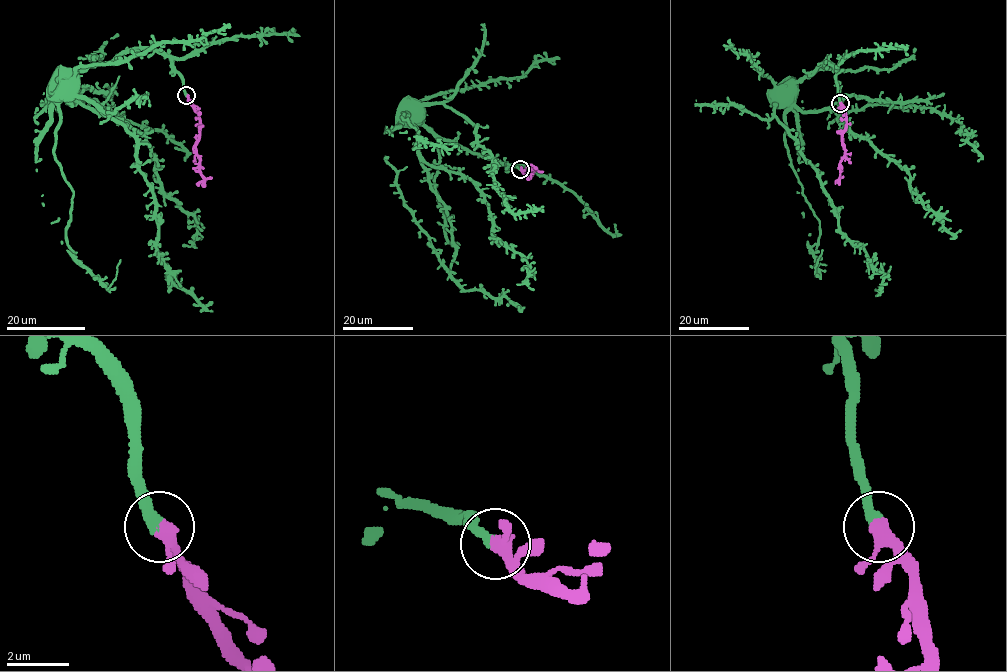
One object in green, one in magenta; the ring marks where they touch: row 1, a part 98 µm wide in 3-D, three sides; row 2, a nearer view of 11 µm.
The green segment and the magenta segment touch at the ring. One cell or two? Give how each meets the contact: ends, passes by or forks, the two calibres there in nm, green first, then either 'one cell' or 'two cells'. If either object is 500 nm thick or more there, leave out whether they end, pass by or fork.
green ends | magenta passes by | 360/360 nm | one cell

